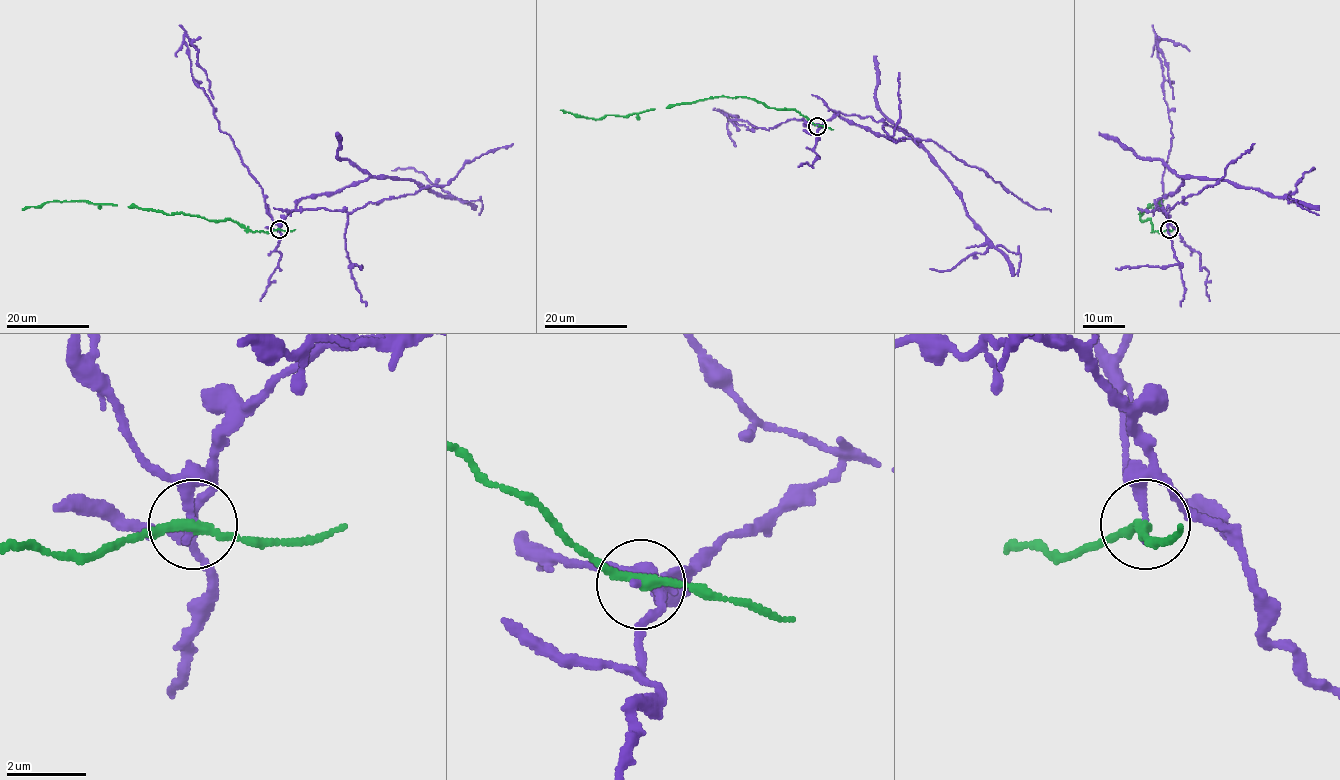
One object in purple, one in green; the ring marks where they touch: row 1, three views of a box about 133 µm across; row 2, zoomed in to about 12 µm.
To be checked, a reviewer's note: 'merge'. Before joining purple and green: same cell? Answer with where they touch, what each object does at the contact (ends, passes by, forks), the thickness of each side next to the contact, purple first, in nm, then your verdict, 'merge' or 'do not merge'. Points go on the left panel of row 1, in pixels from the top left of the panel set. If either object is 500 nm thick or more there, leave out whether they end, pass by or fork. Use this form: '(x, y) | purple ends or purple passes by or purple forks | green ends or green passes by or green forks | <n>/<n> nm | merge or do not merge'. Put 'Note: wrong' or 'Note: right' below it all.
(279, 229) | purple ends | green passes by | 240/240 nm | do not merge
Note: wrong

